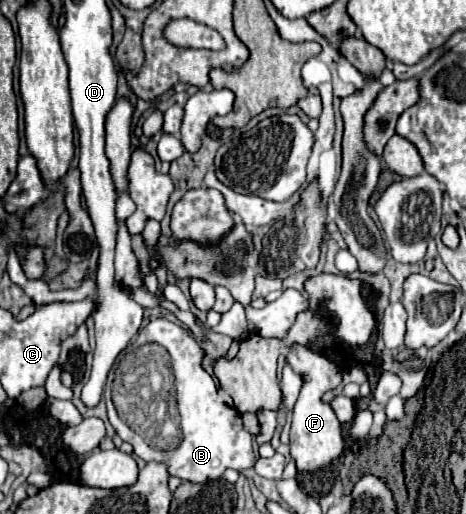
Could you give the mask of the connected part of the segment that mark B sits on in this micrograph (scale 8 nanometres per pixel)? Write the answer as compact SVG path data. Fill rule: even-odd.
M157 318L157 320L151 320L137 336L135 344L161 344L167 352L169 352L169 358L173 360L173 376L175 376L175 392L177 392L177 412L179 412L179 420L181 420L181 444L177 444L177 448L169 448L169 452L157 452L157 448L149 448L149 444L145 444L143 436L137 436L137 432L133 432L125 422L119 420L115 408L109 406L109 422L111 426L117 430L117 434L129 442L133 446L133 452L143 458L145 462L161 462L169 468L169 476L177 476L181 478L183 482L209 482L209 480L217 480L223 476L223 472L227 468L233 468L237 472L245 470L245 468L251 468L253 466L253 446L251 446L251 434L243 428L241 424L241 418L239 418L239 412L235 408L229 408L225 406L219 396L217 396L217 386L215 386L215 380L211 374L207 374L203 368L201 368L201 348L199 344L187 334L187 330L183 330L181 326L165 320L165 318Z

